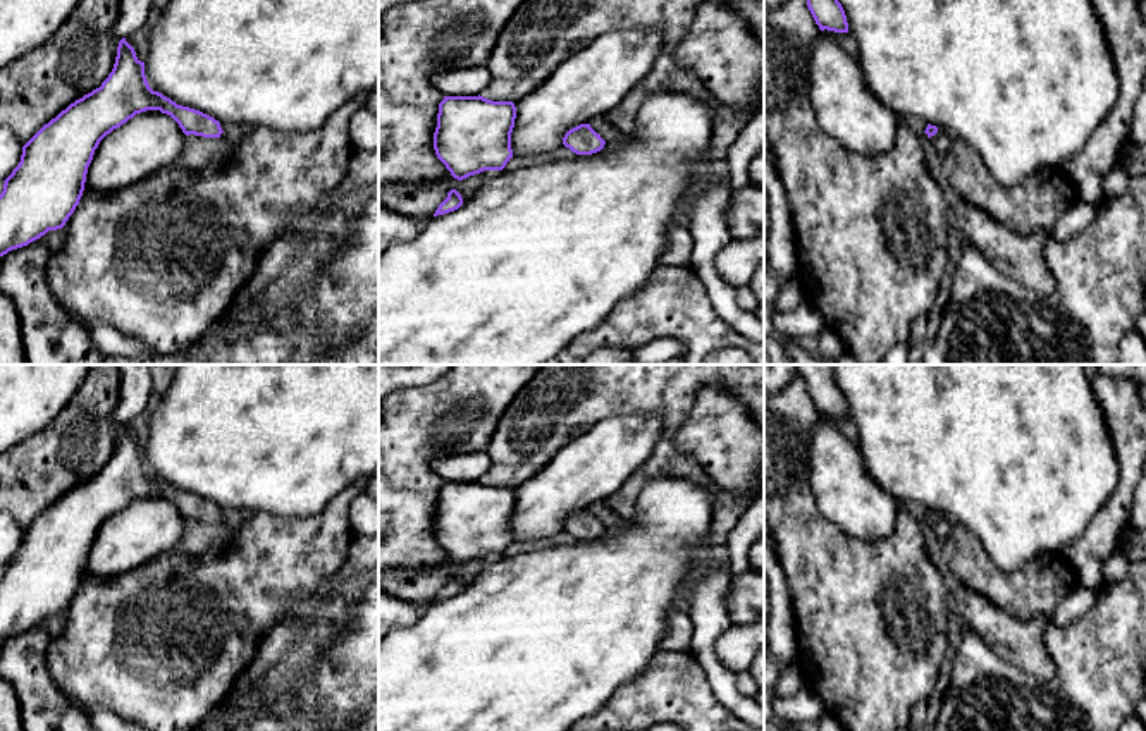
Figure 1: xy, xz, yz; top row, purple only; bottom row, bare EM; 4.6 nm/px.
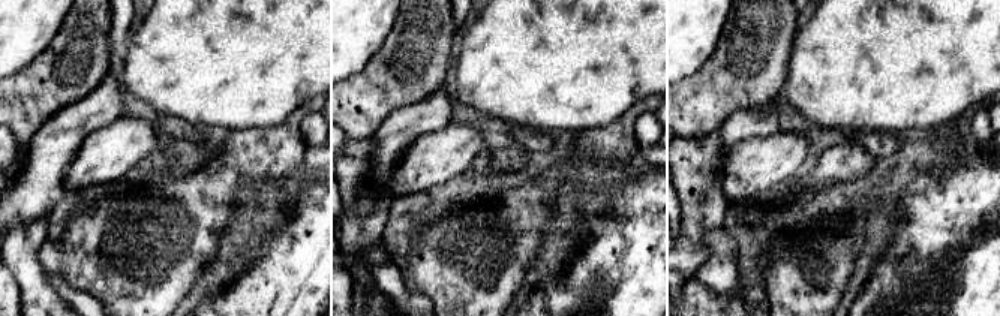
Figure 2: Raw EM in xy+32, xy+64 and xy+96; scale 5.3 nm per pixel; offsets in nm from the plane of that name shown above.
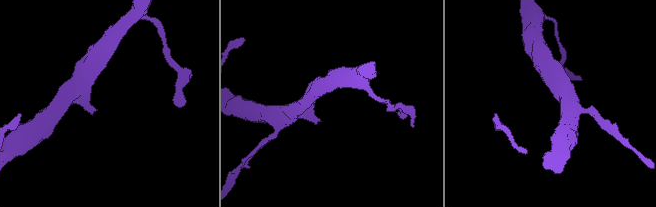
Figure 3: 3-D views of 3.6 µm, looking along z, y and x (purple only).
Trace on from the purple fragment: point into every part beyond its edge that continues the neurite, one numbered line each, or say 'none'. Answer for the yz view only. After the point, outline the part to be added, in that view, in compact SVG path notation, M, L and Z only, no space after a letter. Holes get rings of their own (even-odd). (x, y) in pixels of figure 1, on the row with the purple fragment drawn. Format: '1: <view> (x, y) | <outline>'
1: yz (942, 140) | M938 127L938 132L931 136L929 139L936 146L940 155L945 155L953 143L953 138L940 127Z

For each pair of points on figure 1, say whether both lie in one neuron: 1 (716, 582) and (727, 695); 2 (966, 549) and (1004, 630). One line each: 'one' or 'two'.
1: one
2: two

